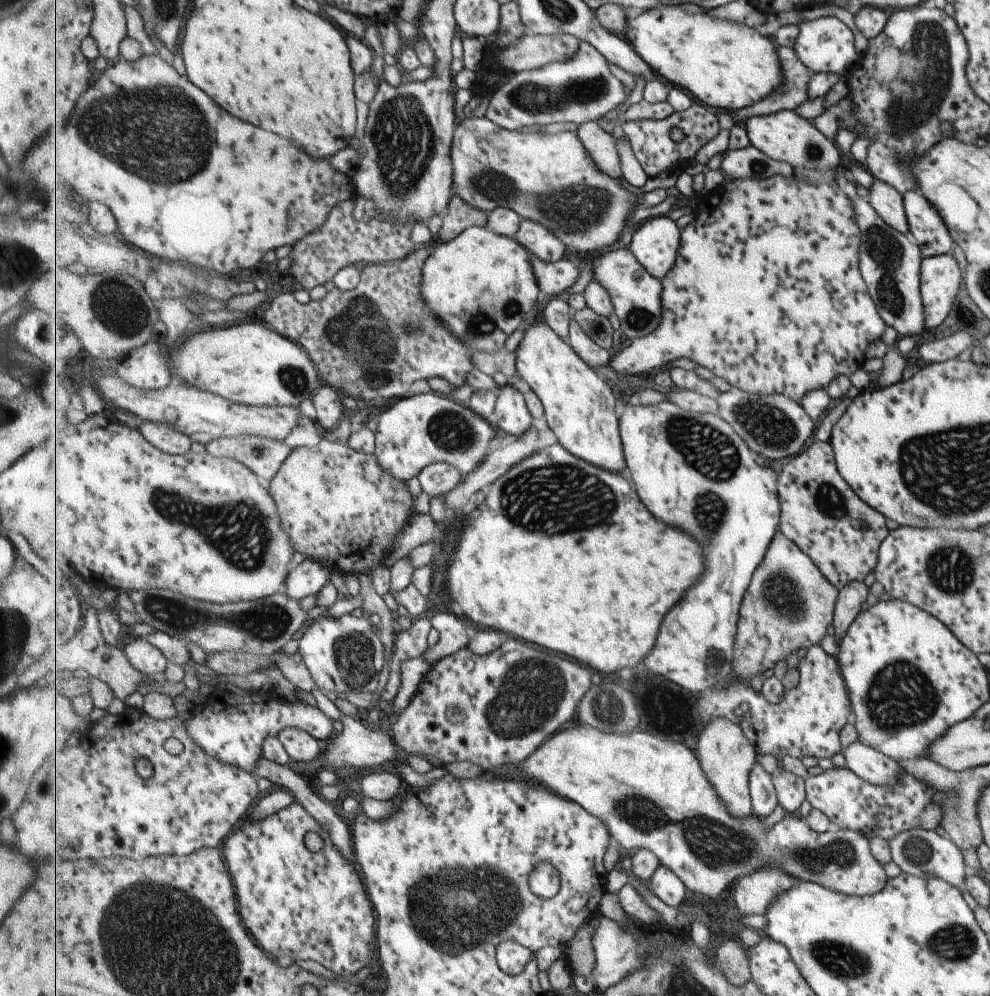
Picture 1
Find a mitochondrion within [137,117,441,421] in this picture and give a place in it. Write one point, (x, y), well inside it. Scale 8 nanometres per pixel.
(371, 342)

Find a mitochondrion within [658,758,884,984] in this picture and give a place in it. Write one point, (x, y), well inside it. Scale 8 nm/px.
(842, 960)

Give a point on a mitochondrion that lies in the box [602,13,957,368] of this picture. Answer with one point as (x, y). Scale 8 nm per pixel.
(918, 97)

